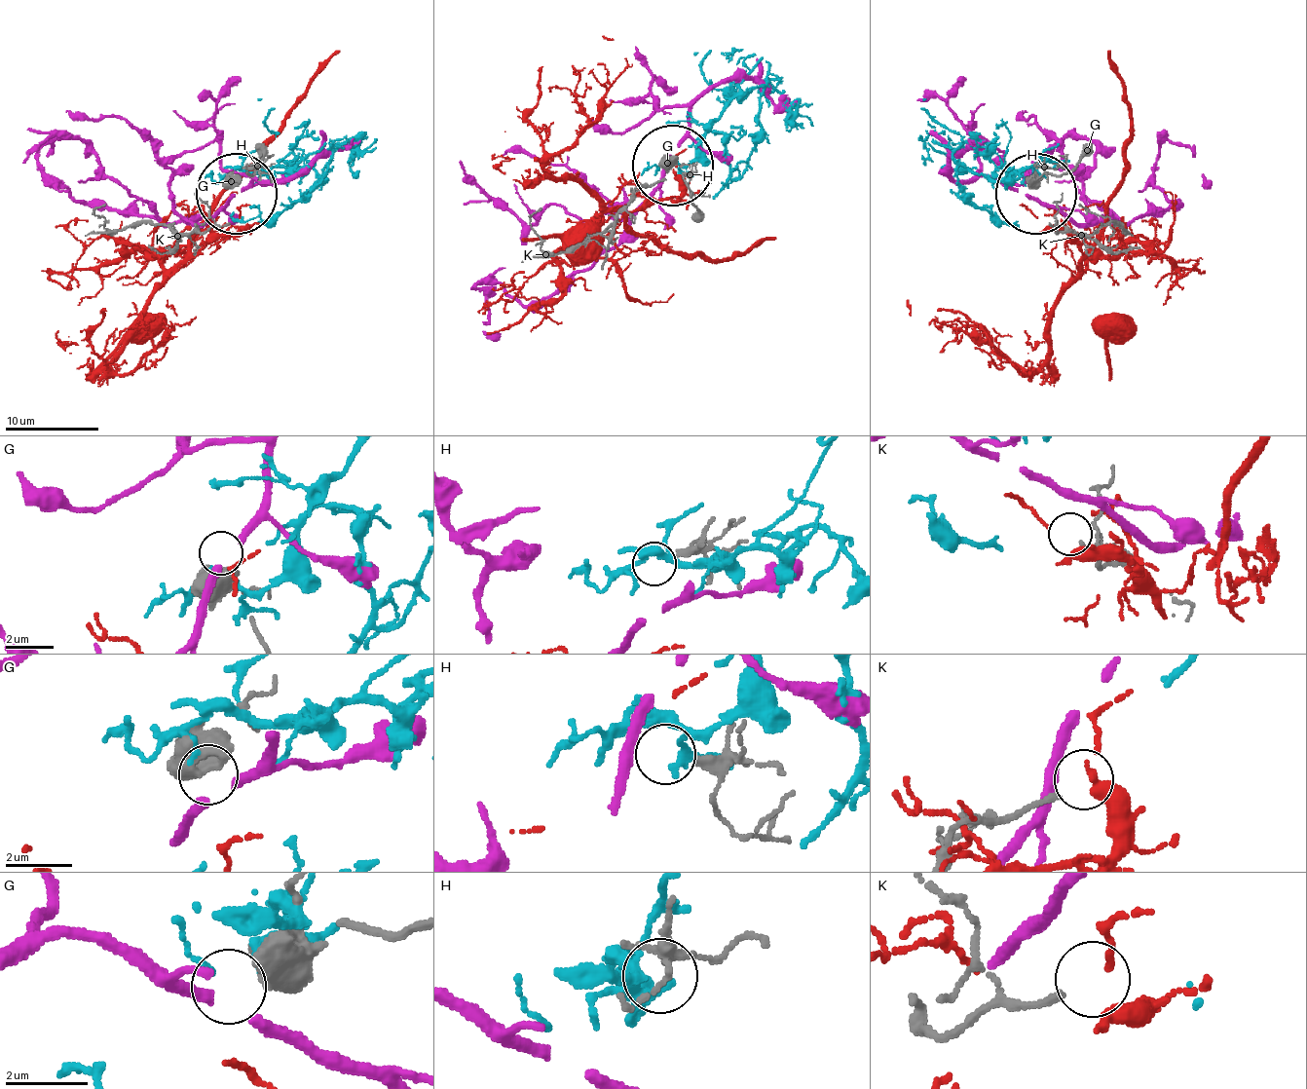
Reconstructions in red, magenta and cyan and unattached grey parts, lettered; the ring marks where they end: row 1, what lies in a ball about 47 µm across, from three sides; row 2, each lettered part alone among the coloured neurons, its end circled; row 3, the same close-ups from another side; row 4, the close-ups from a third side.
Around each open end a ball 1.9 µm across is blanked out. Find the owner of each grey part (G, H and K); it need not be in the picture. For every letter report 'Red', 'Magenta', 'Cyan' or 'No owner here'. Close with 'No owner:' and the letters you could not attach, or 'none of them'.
G: Magenta
H: No owner here
K: No owner here
No owner: H, K

